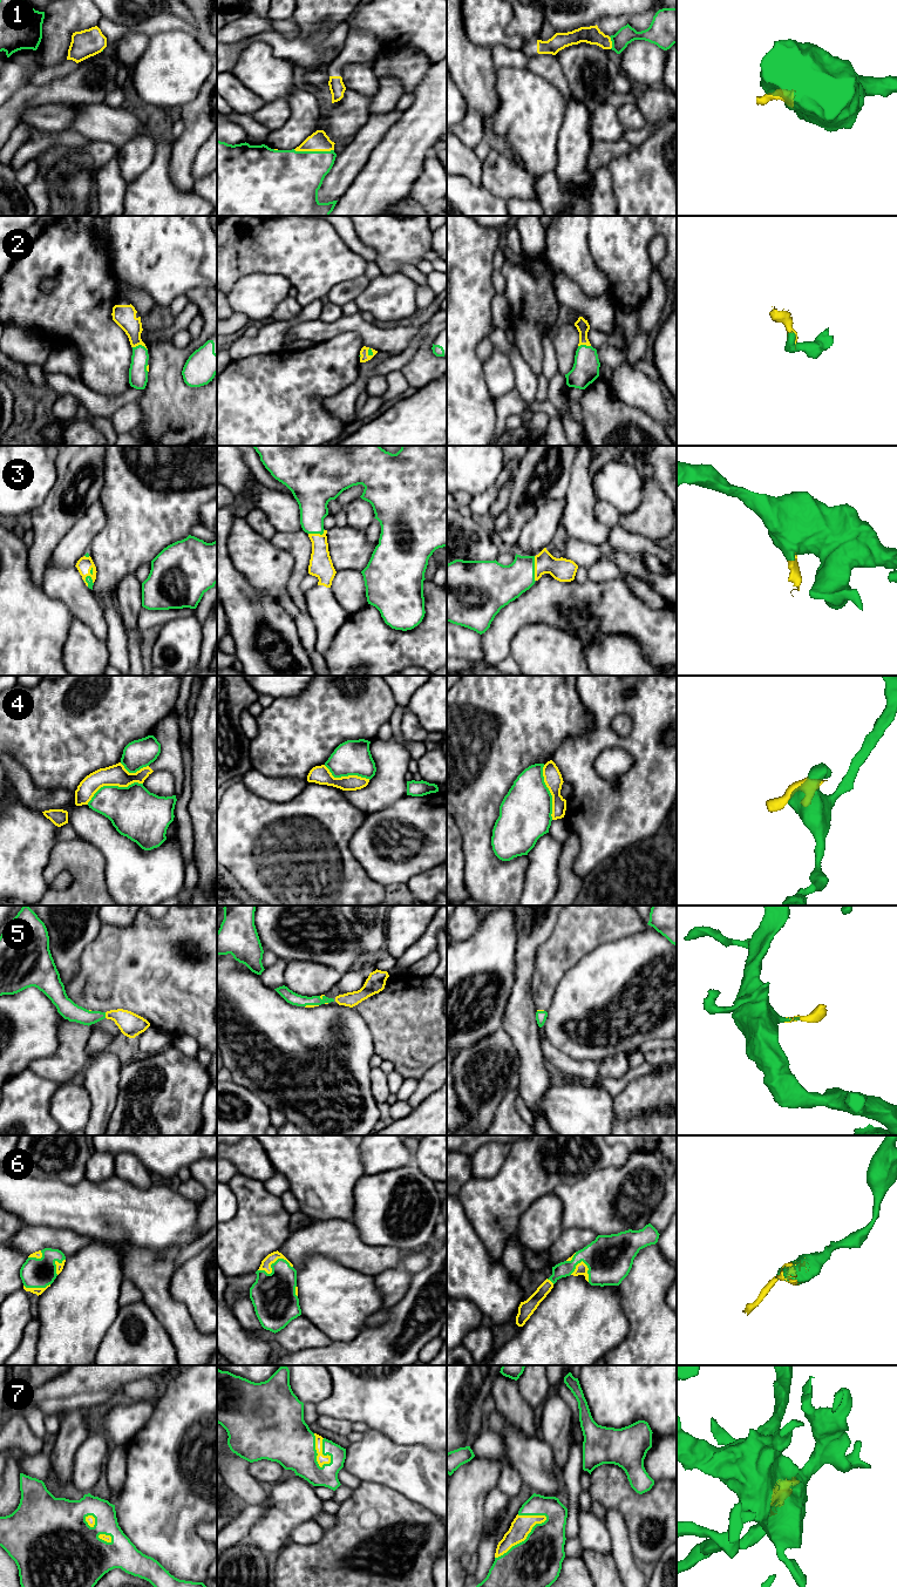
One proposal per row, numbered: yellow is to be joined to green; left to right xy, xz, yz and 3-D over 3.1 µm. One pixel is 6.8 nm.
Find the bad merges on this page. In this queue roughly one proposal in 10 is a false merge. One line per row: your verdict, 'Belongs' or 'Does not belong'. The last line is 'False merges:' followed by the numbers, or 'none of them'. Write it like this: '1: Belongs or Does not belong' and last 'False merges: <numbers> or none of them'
1: Belongs
2: Belongs
3: Belongs
4: Does not belong
5: Belongs
6: Belongs
7: Belongs
False merges: 4

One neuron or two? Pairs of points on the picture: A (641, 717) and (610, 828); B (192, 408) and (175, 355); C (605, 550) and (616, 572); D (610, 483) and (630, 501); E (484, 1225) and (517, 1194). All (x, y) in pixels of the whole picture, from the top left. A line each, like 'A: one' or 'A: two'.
A: one
B: one
C: two
D: one
E: one

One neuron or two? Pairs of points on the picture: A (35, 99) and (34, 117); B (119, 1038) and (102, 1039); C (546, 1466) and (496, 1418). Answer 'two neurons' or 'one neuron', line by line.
A: two neurons
B: two neurons
C: one neuron

